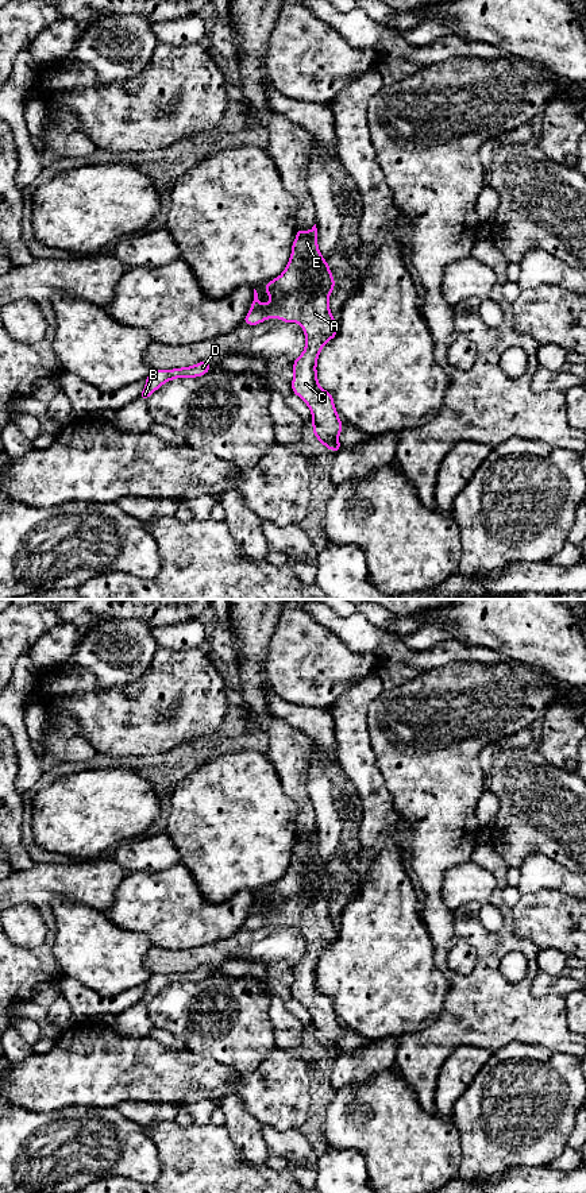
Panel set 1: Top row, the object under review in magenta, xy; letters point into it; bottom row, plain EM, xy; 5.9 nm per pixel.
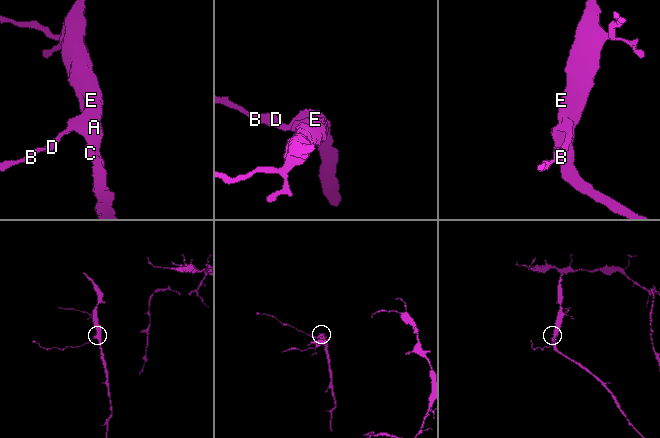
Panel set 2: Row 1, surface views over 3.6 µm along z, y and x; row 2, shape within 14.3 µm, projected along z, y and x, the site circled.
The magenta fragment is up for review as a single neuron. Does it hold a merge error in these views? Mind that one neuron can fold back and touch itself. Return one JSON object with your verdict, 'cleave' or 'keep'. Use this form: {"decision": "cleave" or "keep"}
{"decision": "keep"}

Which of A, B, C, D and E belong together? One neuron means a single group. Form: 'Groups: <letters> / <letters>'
Groups: A B C D E

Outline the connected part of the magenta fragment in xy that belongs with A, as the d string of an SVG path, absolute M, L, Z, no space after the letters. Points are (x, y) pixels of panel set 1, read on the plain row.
M316 829L308 837L297 833L286 873L265 889L270 907L262 910L254 893L251 914L243 927L257 930L278 922L281 926L301 930L305 937L305 954L293 966L292 996L309 1011L317 1046L338 1057L342 1053L338 1045L343 1034L342 1026L334 1011L334 1000L319 991L316 977L323 950L338 938L338 926L328 910L334 892L331 873L317 852Z

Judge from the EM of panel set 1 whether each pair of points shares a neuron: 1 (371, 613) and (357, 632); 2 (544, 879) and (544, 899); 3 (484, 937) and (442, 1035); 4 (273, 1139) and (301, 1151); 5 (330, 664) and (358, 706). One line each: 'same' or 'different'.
1: different
2: different
3: same
4: same
5: different

